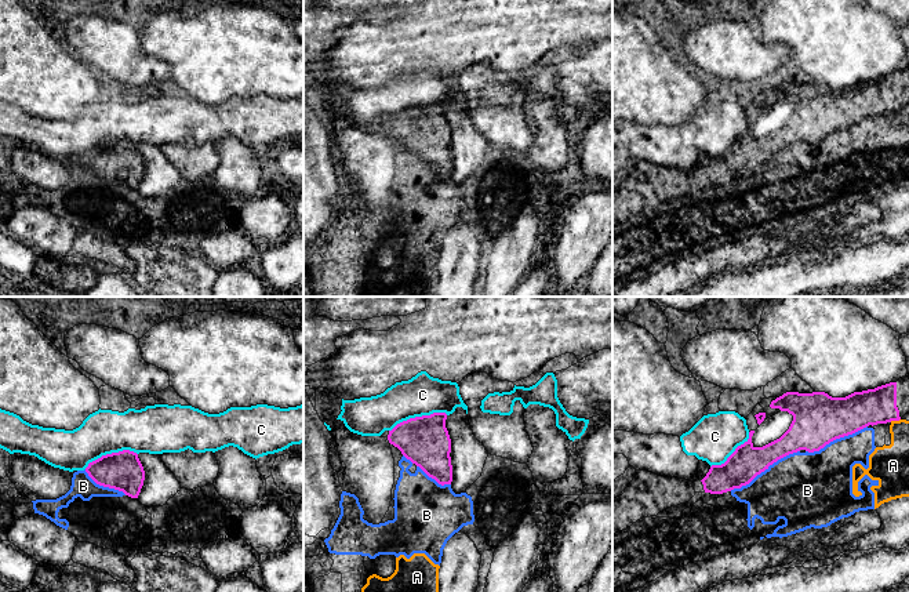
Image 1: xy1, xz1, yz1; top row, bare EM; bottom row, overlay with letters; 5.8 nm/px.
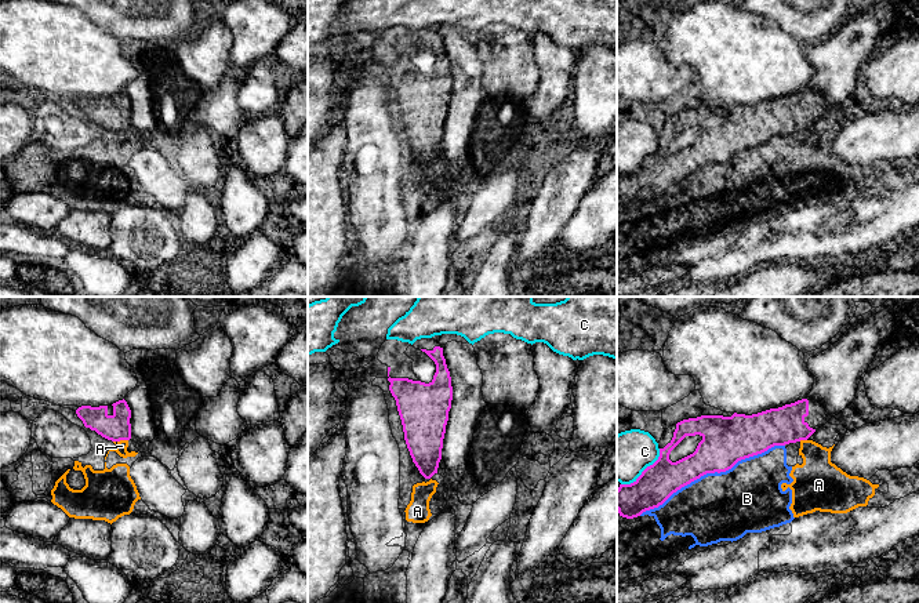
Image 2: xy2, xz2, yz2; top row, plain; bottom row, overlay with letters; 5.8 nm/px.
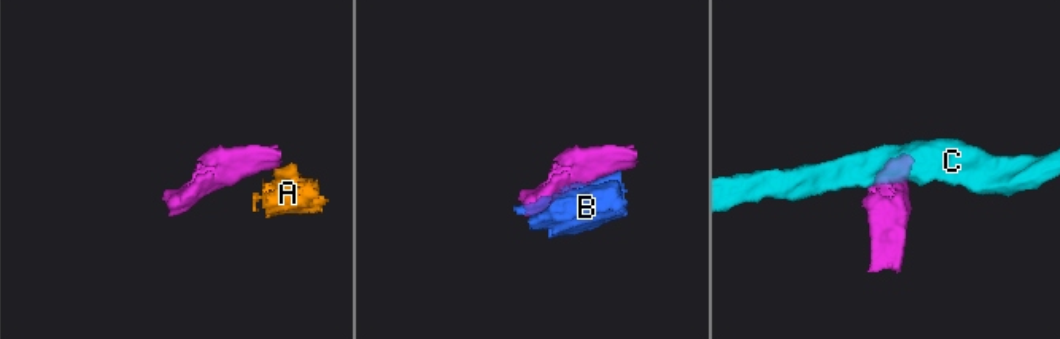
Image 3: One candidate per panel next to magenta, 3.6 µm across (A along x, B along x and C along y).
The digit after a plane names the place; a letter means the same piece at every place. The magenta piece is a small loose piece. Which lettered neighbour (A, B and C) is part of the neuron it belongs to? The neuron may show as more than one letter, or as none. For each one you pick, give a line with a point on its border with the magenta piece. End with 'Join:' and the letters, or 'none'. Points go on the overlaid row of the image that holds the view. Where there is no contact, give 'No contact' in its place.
Join: none

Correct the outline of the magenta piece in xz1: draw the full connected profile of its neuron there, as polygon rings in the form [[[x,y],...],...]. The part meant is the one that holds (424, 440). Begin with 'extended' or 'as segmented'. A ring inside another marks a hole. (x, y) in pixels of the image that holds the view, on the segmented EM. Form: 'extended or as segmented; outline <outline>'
as segmented; outline [[[446,413],[410,418],[389,431],[388,440],[439,484],[451,484],[451,439]]]

